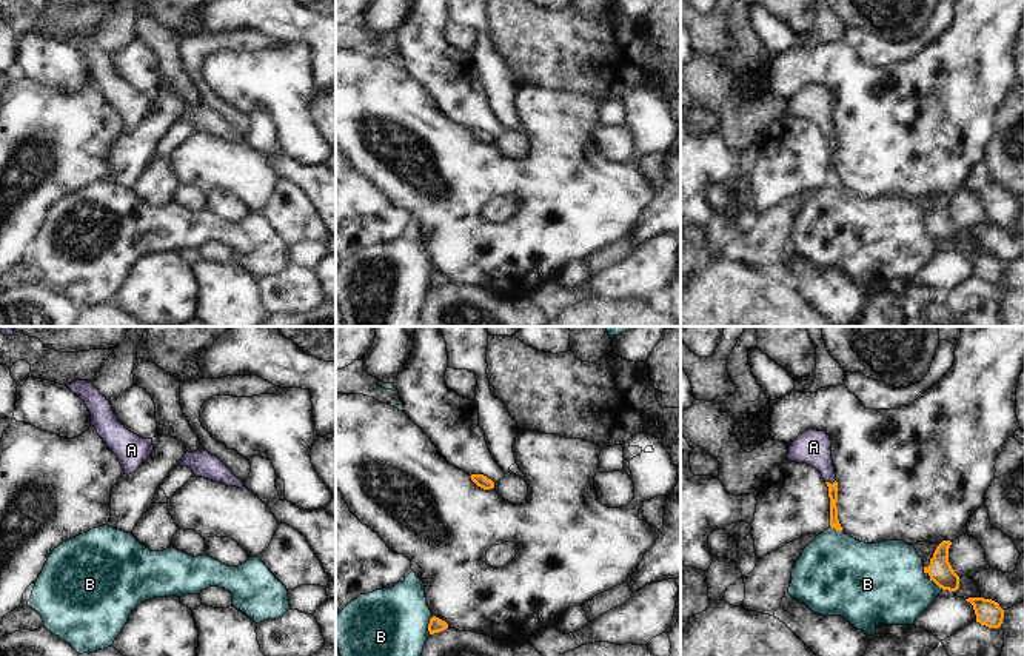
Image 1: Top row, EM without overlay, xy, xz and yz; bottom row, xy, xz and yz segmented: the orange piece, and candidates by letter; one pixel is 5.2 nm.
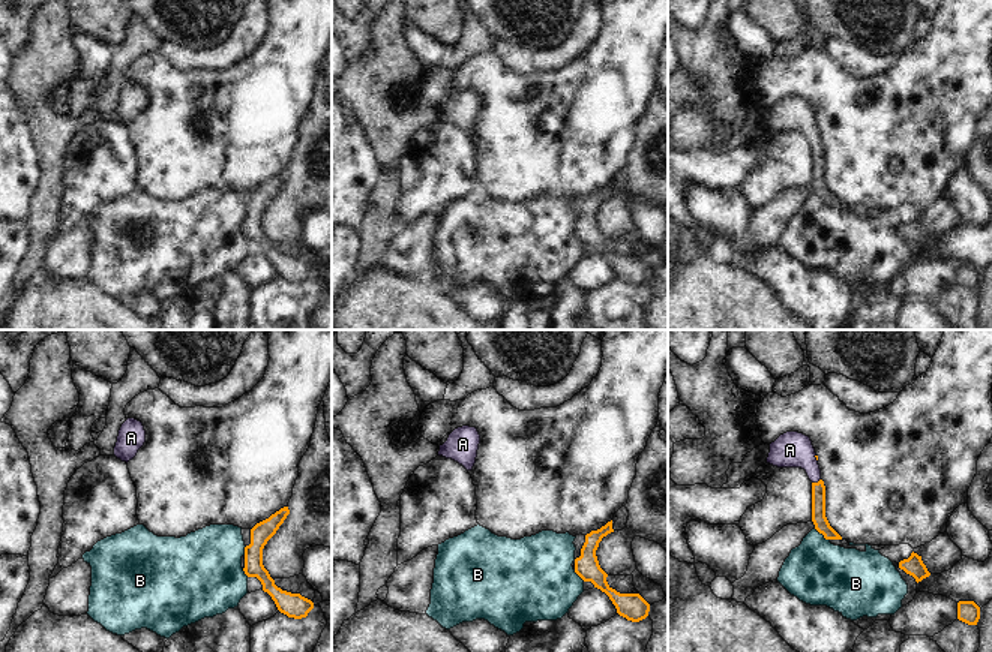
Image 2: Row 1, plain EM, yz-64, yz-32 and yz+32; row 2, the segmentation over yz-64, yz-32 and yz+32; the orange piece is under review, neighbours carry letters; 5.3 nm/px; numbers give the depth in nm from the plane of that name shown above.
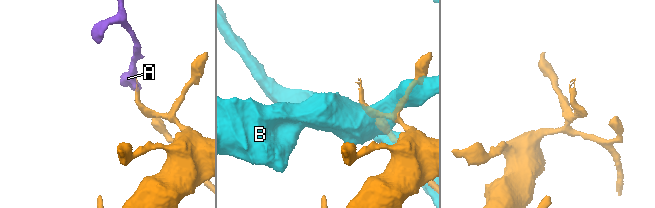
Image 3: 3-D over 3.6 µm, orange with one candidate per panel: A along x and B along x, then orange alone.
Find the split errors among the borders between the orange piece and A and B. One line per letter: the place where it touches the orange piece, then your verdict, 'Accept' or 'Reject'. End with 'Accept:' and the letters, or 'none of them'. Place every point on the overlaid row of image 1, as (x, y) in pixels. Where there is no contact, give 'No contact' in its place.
A: Touches orange at yz (829, 482). Accept
B: Touches orange at xz (428, 625). Reject
Accept: A.

